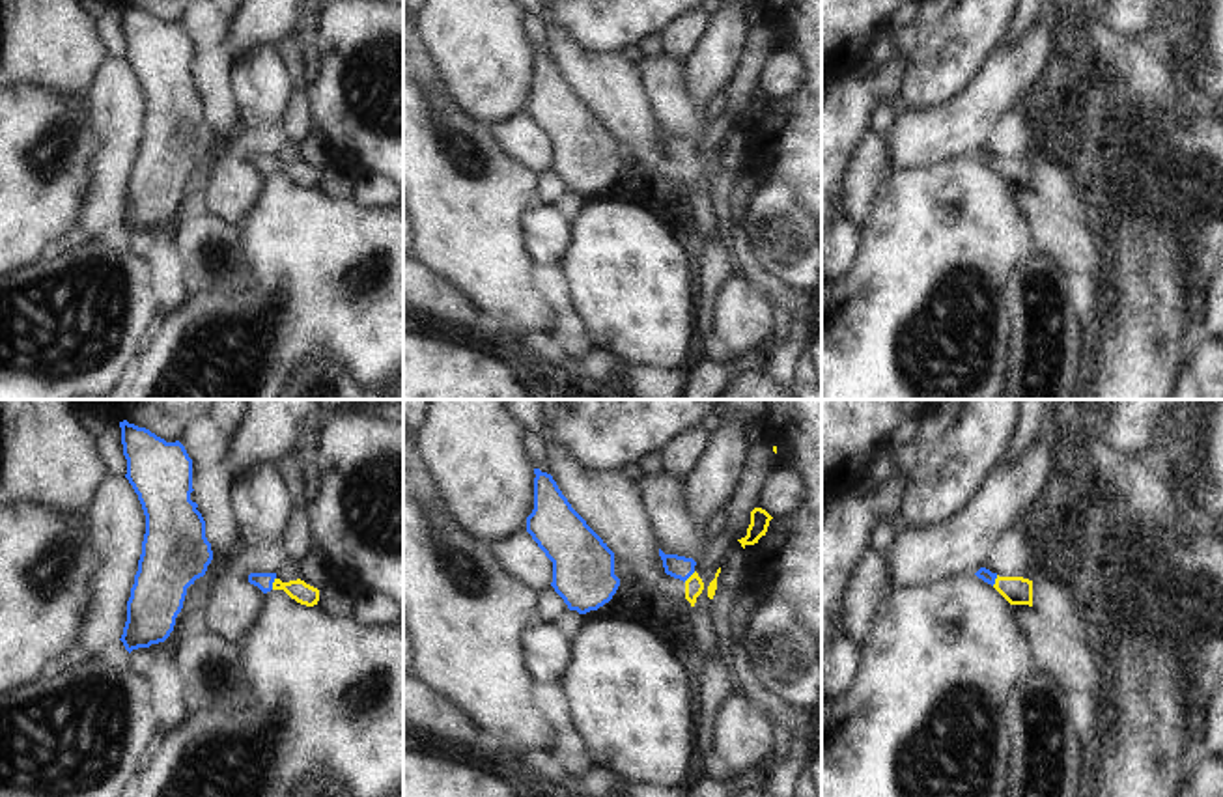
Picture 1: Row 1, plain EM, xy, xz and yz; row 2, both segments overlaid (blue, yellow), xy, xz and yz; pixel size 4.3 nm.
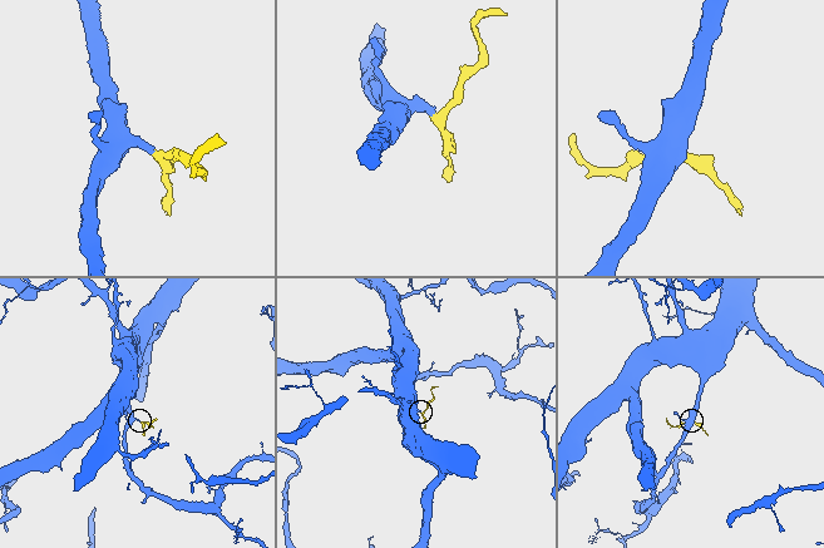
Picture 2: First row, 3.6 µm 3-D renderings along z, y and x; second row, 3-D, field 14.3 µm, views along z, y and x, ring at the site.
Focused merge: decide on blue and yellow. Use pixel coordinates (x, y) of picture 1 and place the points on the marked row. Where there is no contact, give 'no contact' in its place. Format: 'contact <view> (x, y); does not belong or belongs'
contact xy (273, 581); belongs

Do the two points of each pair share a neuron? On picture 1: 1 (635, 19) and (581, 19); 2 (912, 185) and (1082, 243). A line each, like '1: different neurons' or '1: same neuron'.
1: same neuron
2: different neurons

